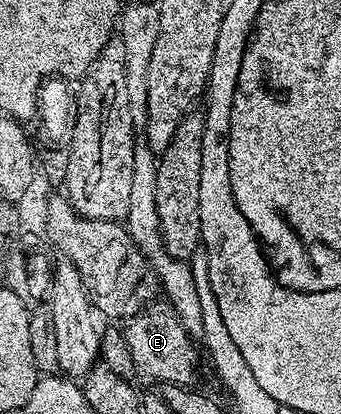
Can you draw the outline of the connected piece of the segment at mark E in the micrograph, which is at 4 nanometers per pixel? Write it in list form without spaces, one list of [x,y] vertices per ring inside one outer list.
[[[151,306],[131,316],[125,321],[124,331],[128,350],[132,350],[132,362],[139,373],[151,376],[166,384],[162,386],[190,386],[198,372],[199,345],[194,345],[195,337],[187,332],[178,320],[178,315],[169,306]]]

